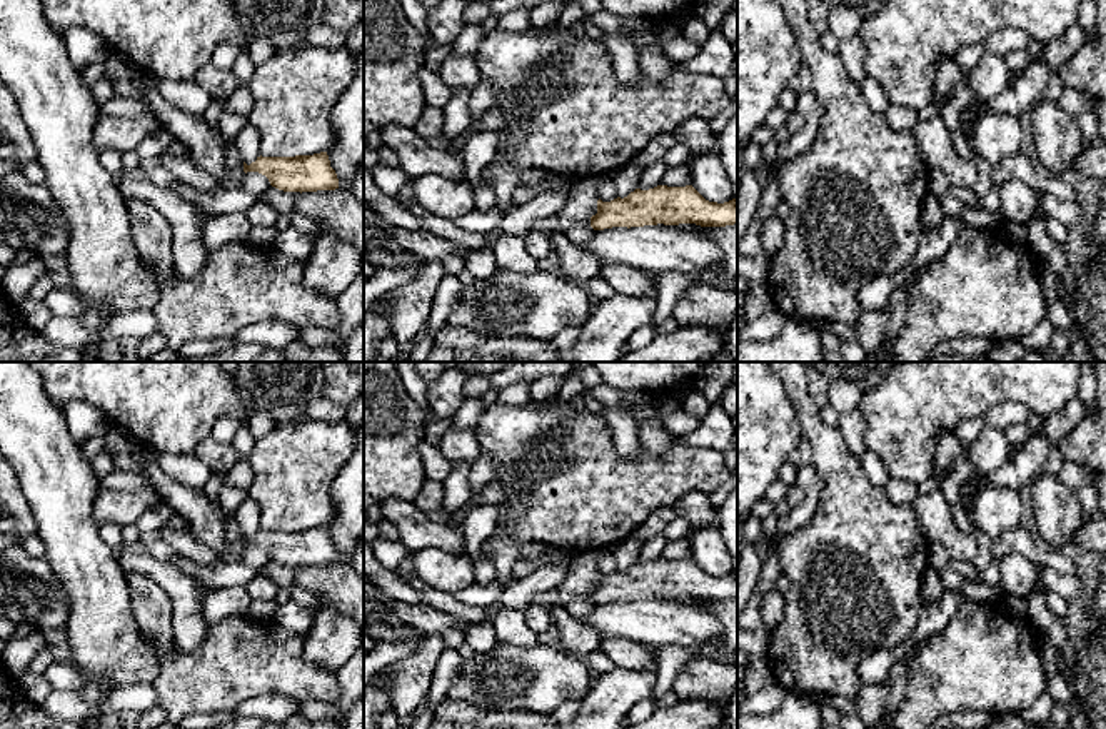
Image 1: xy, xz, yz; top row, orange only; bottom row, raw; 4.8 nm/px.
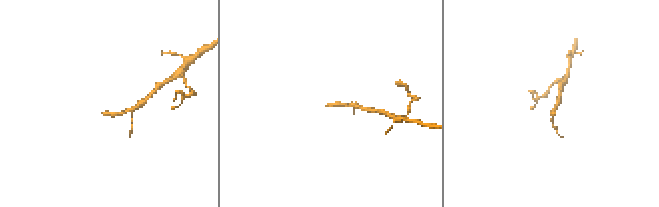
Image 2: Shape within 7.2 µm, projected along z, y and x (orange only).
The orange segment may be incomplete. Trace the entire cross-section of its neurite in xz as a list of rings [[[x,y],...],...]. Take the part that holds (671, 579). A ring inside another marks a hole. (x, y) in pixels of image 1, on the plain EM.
[[[606,551],[574,554],[567,576],[554,589],[539,594],[530,604],[545,607],[566,606],[574,599],[591,599],[594,604],[612,601],[679,599],[726,601],[737,597],[737,572],[724,577],[706,574],[692,559],[657,559],[636,562],[627,571],[602,576],[599,557]]]

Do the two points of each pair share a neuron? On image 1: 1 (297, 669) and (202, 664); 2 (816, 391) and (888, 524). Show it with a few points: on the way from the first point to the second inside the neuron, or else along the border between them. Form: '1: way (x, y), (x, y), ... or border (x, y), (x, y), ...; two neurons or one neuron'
1: way (274, 664), (226, 664); one neuron
2: border (806, 379), (806, 389), (819, 409); two neurons

